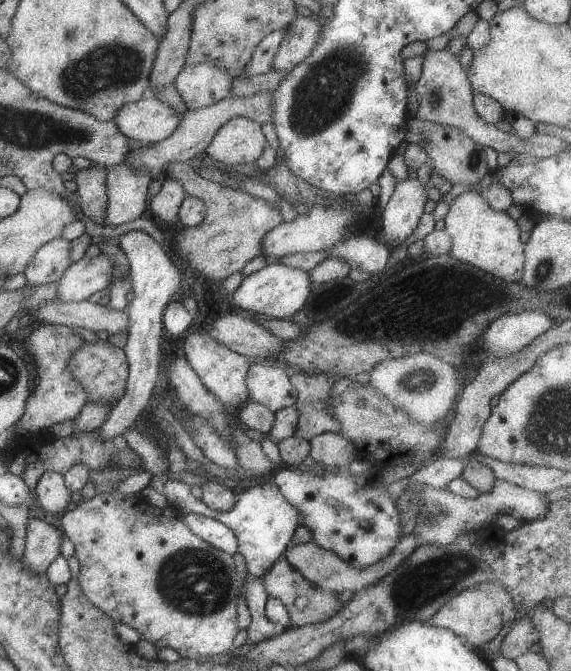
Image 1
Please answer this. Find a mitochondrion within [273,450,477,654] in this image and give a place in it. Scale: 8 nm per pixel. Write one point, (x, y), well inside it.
(432, 516)

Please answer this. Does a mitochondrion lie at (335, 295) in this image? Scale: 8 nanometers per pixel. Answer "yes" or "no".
no

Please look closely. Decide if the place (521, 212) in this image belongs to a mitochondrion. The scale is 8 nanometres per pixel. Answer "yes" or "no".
no

